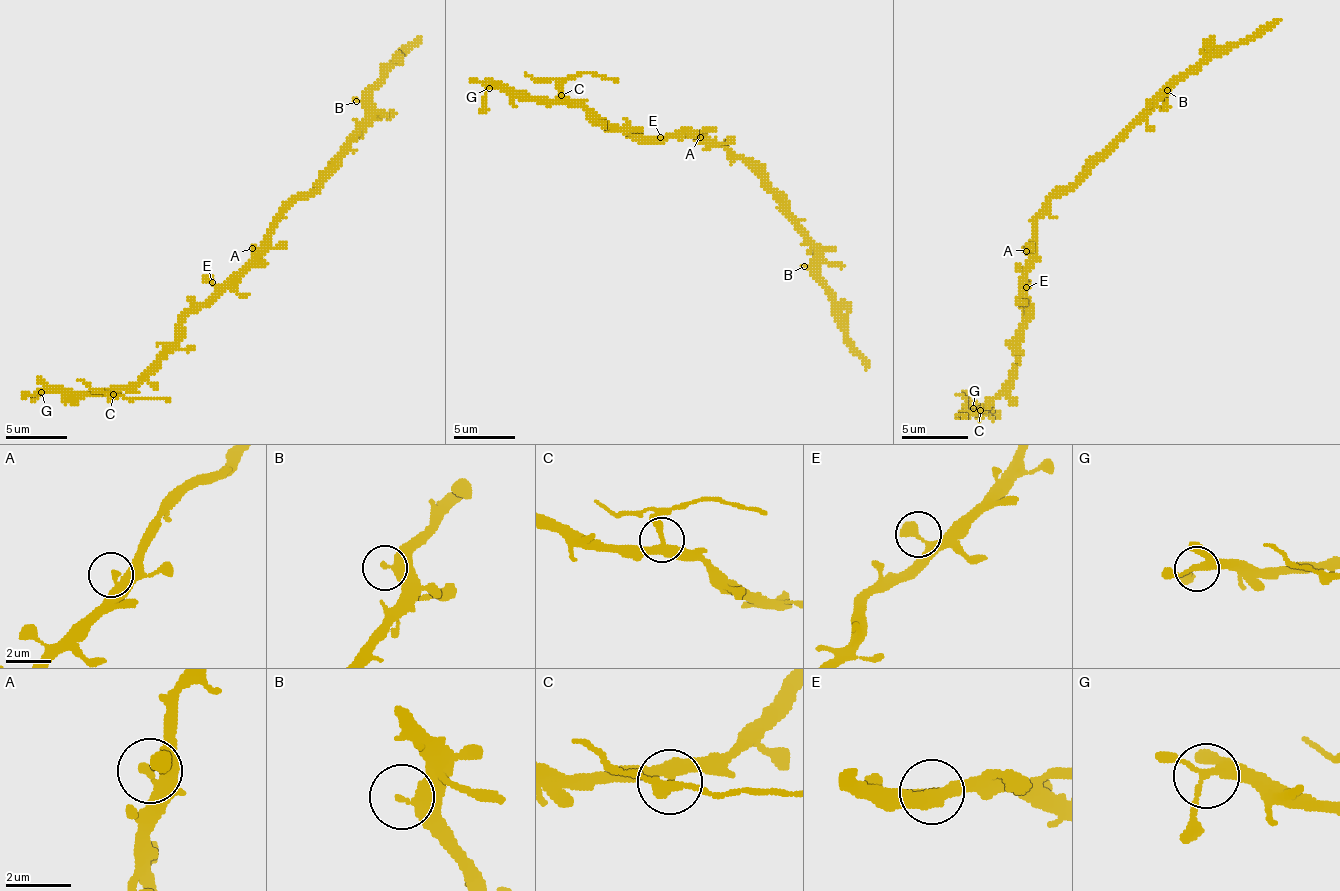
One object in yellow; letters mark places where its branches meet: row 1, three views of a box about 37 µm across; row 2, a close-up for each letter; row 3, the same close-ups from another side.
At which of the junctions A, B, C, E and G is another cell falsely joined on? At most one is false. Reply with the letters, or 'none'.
C

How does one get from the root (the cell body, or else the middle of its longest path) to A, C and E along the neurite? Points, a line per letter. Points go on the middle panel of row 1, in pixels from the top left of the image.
A: (722, 146), (700, 137)
C: (722, 146), (697, 143), (691, 137), (636, 137), (630, 131), (614, 131), (562, 94)
E: (722, 146), (697, 143), (691, 137), (660, 137)

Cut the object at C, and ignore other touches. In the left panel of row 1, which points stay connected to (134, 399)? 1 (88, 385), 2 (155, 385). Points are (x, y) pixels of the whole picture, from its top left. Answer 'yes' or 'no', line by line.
1: yes
2: no

